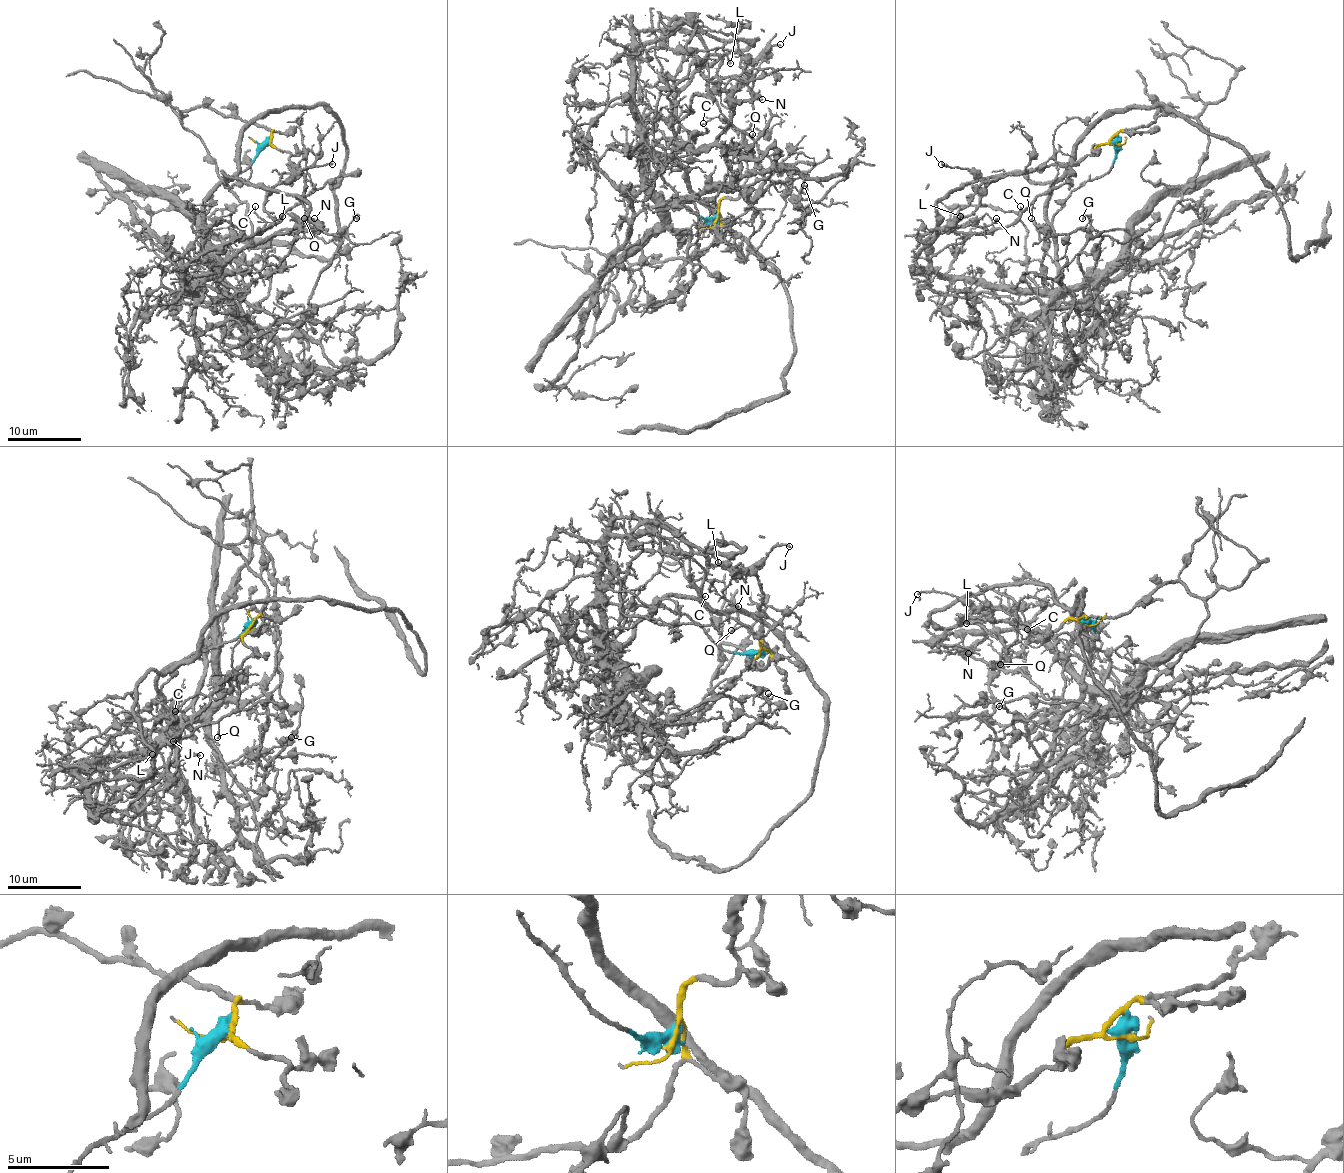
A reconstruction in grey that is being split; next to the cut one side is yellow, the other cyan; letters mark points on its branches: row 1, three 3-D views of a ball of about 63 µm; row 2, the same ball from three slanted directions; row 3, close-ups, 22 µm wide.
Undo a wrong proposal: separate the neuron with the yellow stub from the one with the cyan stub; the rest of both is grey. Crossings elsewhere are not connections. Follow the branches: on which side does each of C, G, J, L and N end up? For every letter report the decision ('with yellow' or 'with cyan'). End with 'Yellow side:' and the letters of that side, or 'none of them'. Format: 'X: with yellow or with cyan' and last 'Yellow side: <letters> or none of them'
C: with cyan
G: with cyan
J: with cyan
L: with cyan
N: with yellow
Yellow side: N

